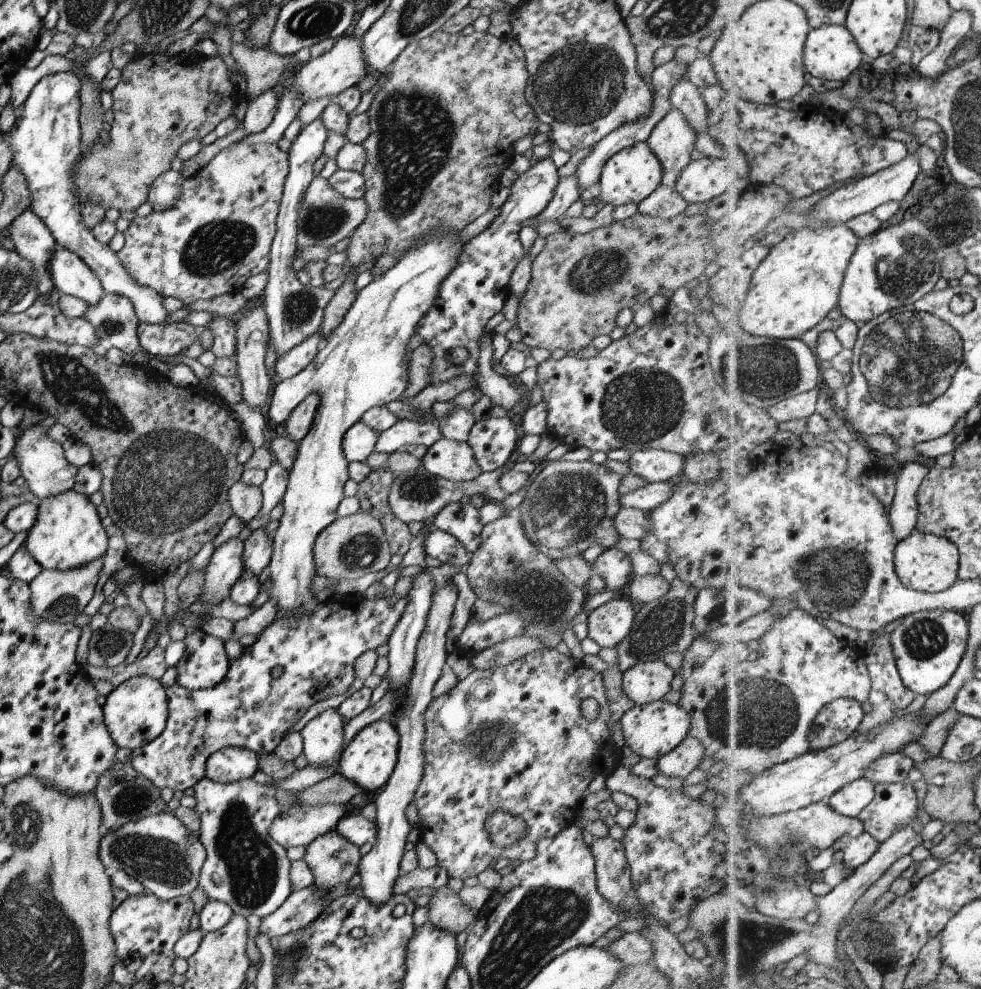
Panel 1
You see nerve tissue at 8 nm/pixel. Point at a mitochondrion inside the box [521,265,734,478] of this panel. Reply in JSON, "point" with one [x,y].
{"point":[642,406]}

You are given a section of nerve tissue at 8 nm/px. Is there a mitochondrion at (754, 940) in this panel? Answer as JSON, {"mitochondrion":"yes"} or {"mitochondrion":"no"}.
{"mitochondrion":"yes"}

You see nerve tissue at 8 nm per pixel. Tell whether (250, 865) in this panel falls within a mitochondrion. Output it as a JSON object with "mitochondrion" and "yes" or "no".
{"mitochondrion":"yes"}

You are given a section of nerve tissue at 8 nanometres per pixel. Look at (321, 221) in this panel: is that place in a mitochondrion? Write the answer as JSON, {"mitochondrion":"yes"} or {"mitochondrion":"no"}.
{"mitochondrion":"yes"}

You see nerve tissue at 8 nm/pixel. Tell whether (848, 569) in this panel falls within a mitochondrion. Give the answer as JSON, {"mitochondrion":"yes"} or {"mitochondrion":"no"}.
{"mitochondrion":"yes"}

